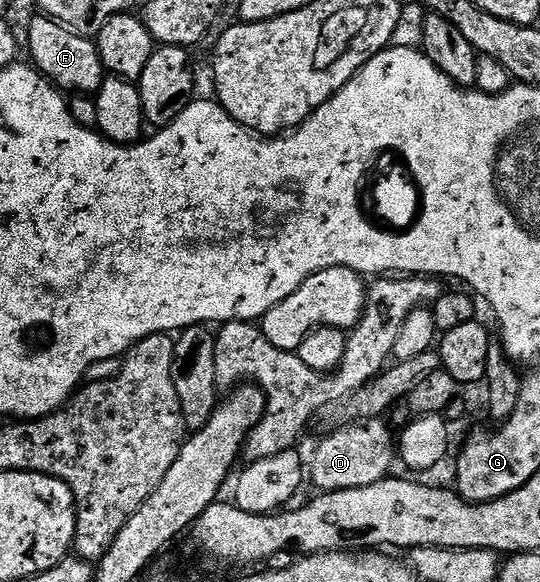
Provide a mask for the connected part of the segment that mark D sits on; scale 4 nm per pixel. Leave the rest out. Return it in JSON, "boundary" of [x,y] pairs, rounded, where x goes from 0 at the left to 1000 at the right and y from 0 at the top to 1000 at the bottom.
{"boundary":[[[711,720],[648,727],[648,735],[617,742],[580,777],[576,832],[587,842],[619,838],[663,838],[687,835],[715,823],[731,797],[731,742],[713,730]]]}

